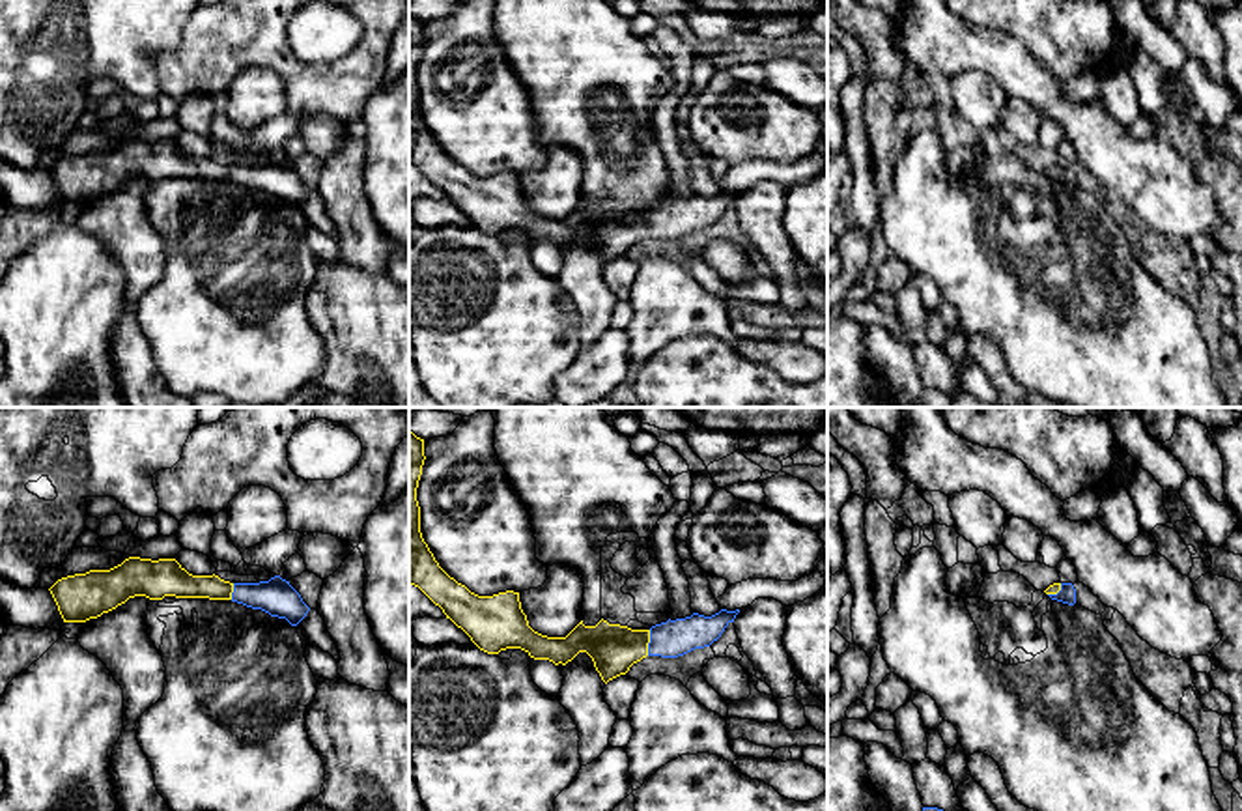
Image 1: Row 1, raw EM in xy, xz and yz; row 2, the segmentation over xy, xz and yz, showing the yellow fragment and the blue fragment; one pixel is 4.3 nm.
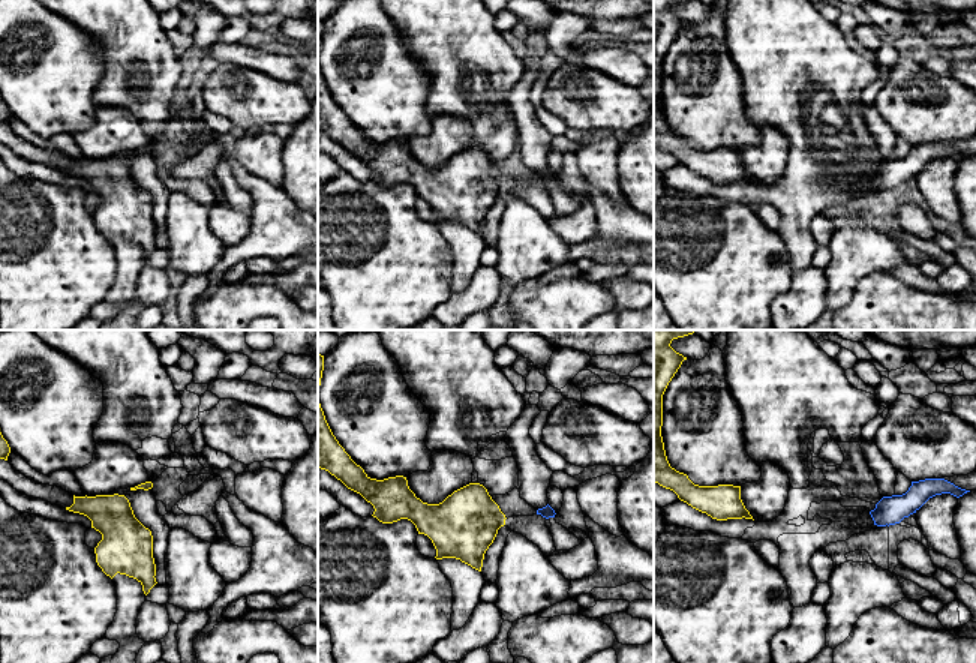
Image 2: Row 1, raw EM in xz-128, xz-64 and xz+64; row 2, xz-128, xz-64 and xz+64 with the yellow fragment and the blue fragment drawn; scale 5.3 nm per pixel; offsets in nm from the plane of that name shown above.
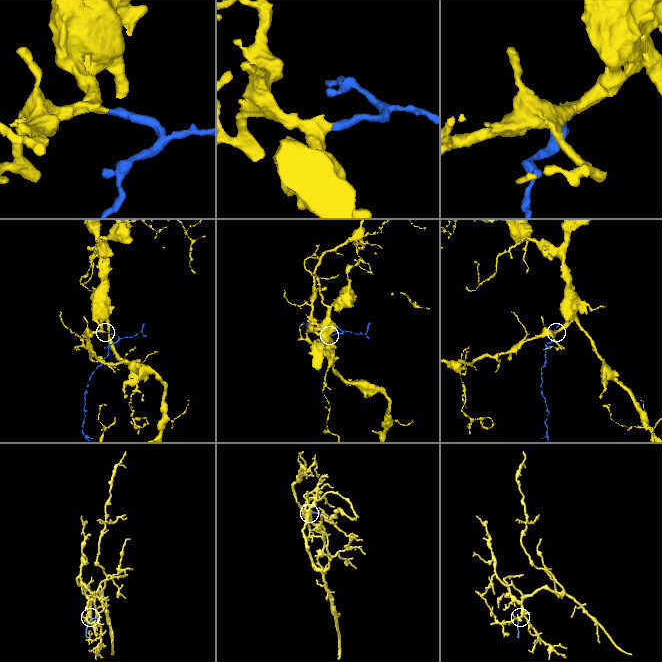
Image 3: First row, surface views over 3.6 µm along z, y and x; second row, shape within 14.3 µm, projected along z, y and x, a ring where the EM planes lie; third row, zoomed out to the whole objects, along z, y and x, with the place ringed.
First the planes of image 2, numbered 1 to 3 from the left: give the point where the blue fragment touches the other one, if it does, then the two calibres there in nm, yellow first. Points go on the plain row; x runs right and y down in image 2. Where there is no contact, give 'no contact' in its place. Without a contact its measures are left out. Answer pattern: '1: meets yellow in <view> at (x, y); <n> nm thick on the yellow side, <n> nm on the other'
1: no contact
2: no contact
3: no contact

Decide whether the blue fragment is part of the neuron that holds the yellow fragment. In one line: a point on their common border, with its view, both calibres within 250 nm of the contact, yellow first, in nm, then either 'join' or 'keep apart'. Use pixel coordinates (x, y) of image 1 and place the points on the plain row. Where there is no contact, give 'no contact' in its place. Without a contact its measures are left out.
contact xz (649, 223); calibres 200 and 160 nm; join

